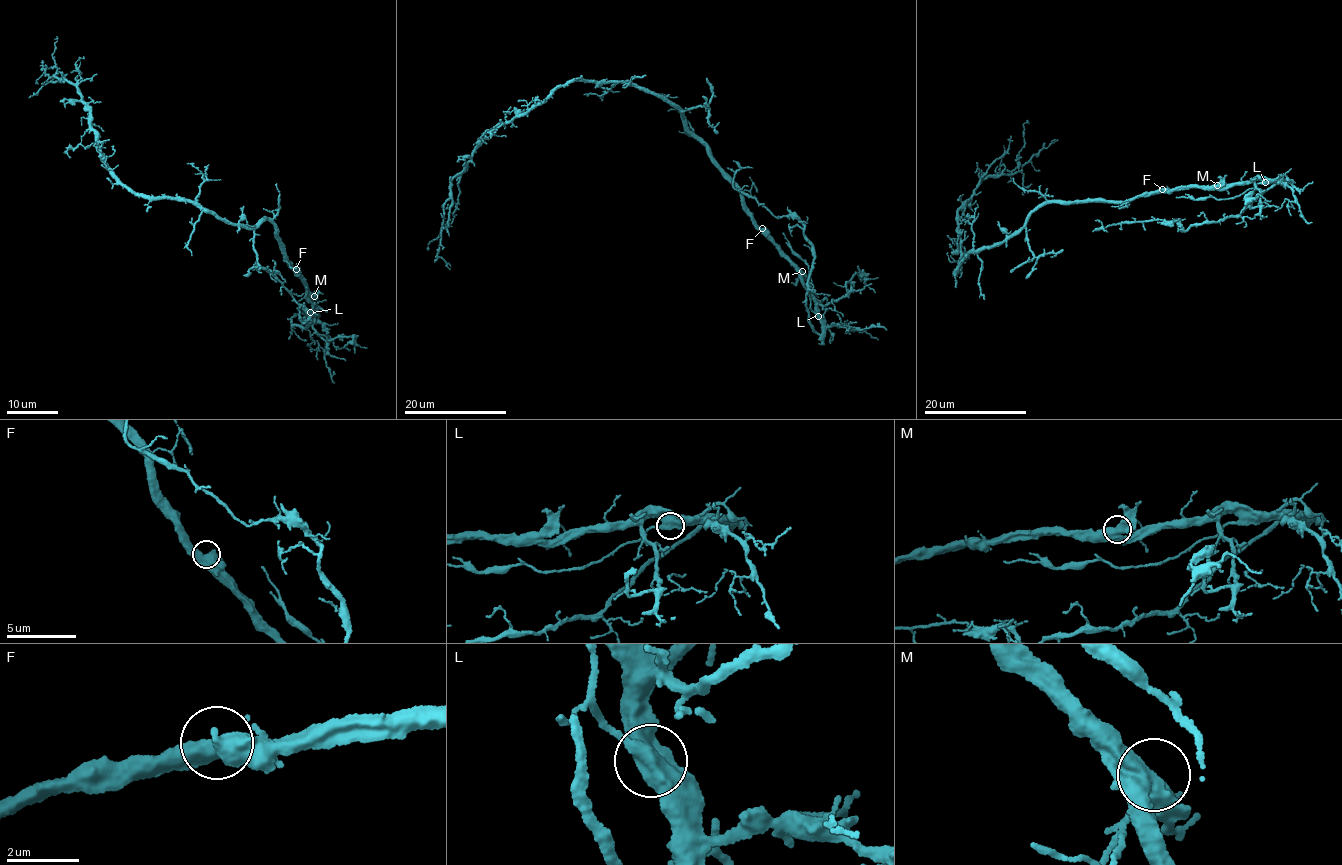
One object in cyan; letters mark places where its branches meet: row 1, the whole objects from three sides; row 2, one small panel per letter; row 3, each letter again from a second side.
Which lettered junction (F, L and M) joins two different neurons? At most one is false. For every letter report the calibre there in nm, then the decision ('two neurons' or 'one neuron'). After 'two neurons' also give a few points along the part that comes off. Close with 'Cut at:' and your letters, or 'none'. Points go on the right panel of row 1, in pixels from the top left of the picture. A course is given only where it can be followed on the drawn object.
F: calibre 600 nm; one neuron
L: calibre 600 nm; one neuron
M: calibre 550 nm; one neuron
Cut at: none

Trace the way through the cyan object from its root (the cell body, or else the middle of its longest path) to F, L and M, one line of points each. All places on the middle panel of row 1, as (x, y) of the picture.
F: (707, 147), (708, 153), (762, 228)
L: (707, 147), (757, 224), (797, 270), (814, 301), (818, 316)
M: (707, 147), (759, 226), (802, 271)

